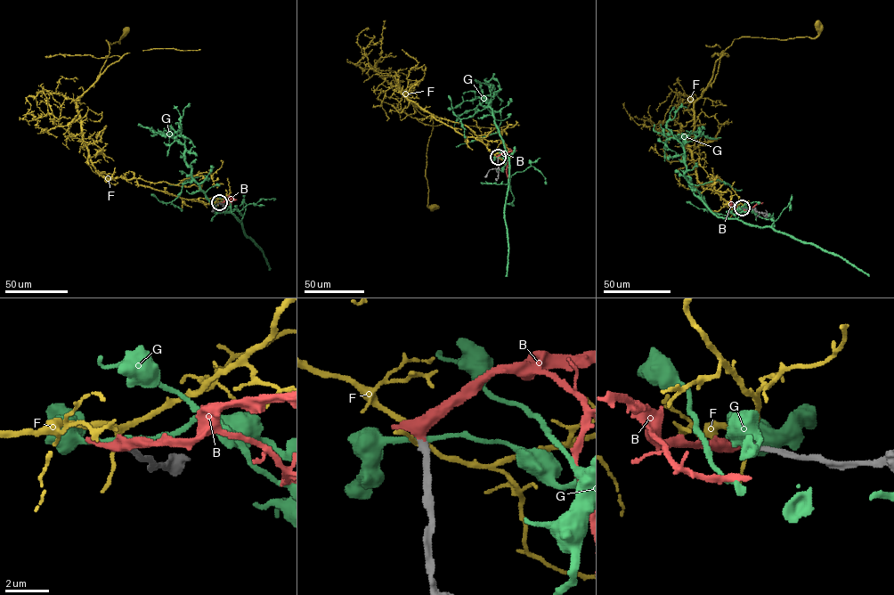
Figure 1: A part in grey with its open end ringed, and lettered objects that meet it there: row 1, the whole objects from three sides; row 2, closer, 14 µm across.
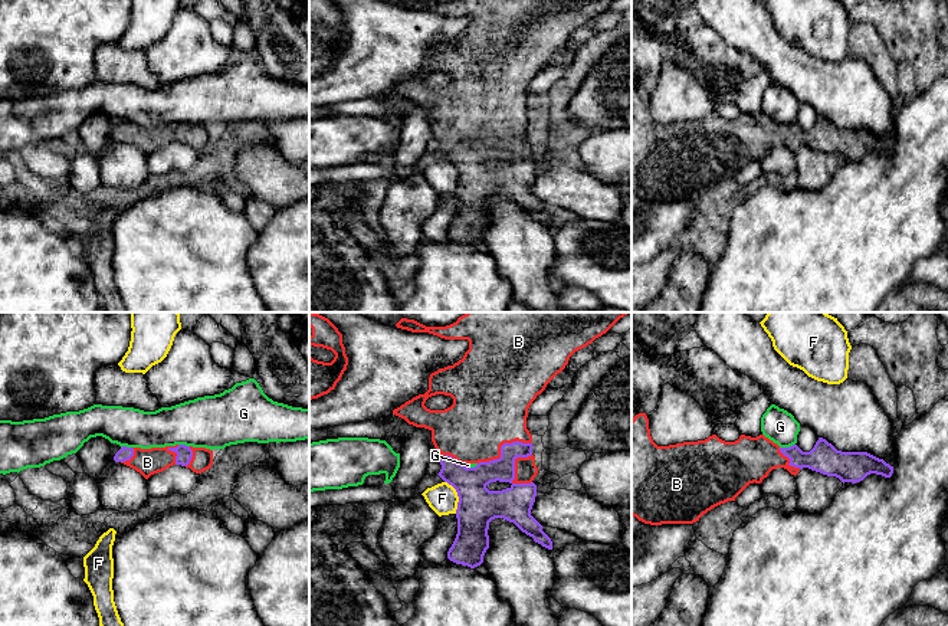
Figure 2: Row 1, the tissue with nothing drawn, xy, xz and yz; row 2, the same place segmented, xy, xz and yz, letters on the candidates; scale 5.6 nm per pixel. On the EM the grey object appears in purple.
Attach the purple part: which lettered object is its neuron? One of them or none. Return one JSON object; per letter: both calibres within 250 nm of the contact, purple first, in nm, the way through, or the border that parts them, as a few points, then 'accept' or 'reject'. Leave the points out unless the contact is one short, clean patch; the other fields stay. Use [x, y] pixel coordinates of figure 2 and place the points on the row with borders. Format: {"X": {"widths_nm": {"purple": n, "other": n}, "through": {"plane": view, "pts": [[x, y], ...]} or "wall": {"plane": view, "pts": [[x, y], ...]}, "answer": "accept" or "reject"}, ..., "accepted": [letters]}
{"B": {"widths_nm": {"purple": 160, "other": 420}, "answer": "accept"}, "F": {"widths_nm": {"purple": 220, "other": 170}, "wall": {"plane": "xz", "pts": [[445, 481], [456, 492], [456, 513]]}, "answer": "reject"}, "G": {"widths_nm": {"purple": 170, "other": 190}, "wall": {"plane": "yz", "pts": [[794, 443], [780, 448]]}, "answer": "reject"}, "accepted": ["B"]}

